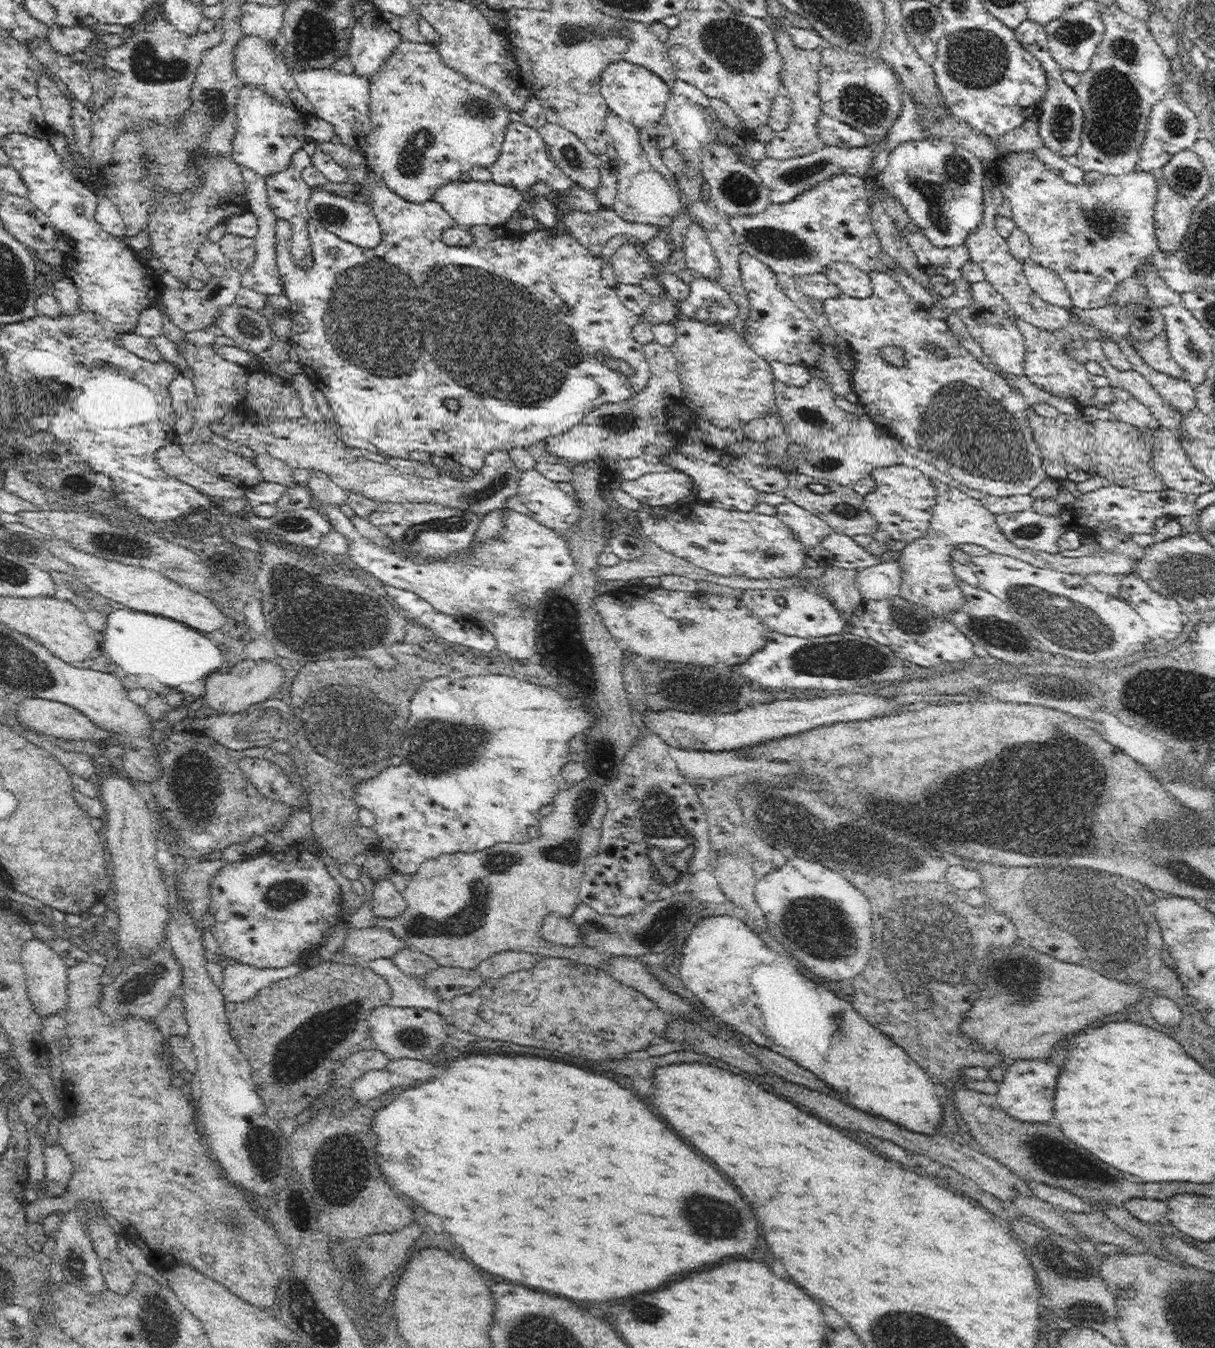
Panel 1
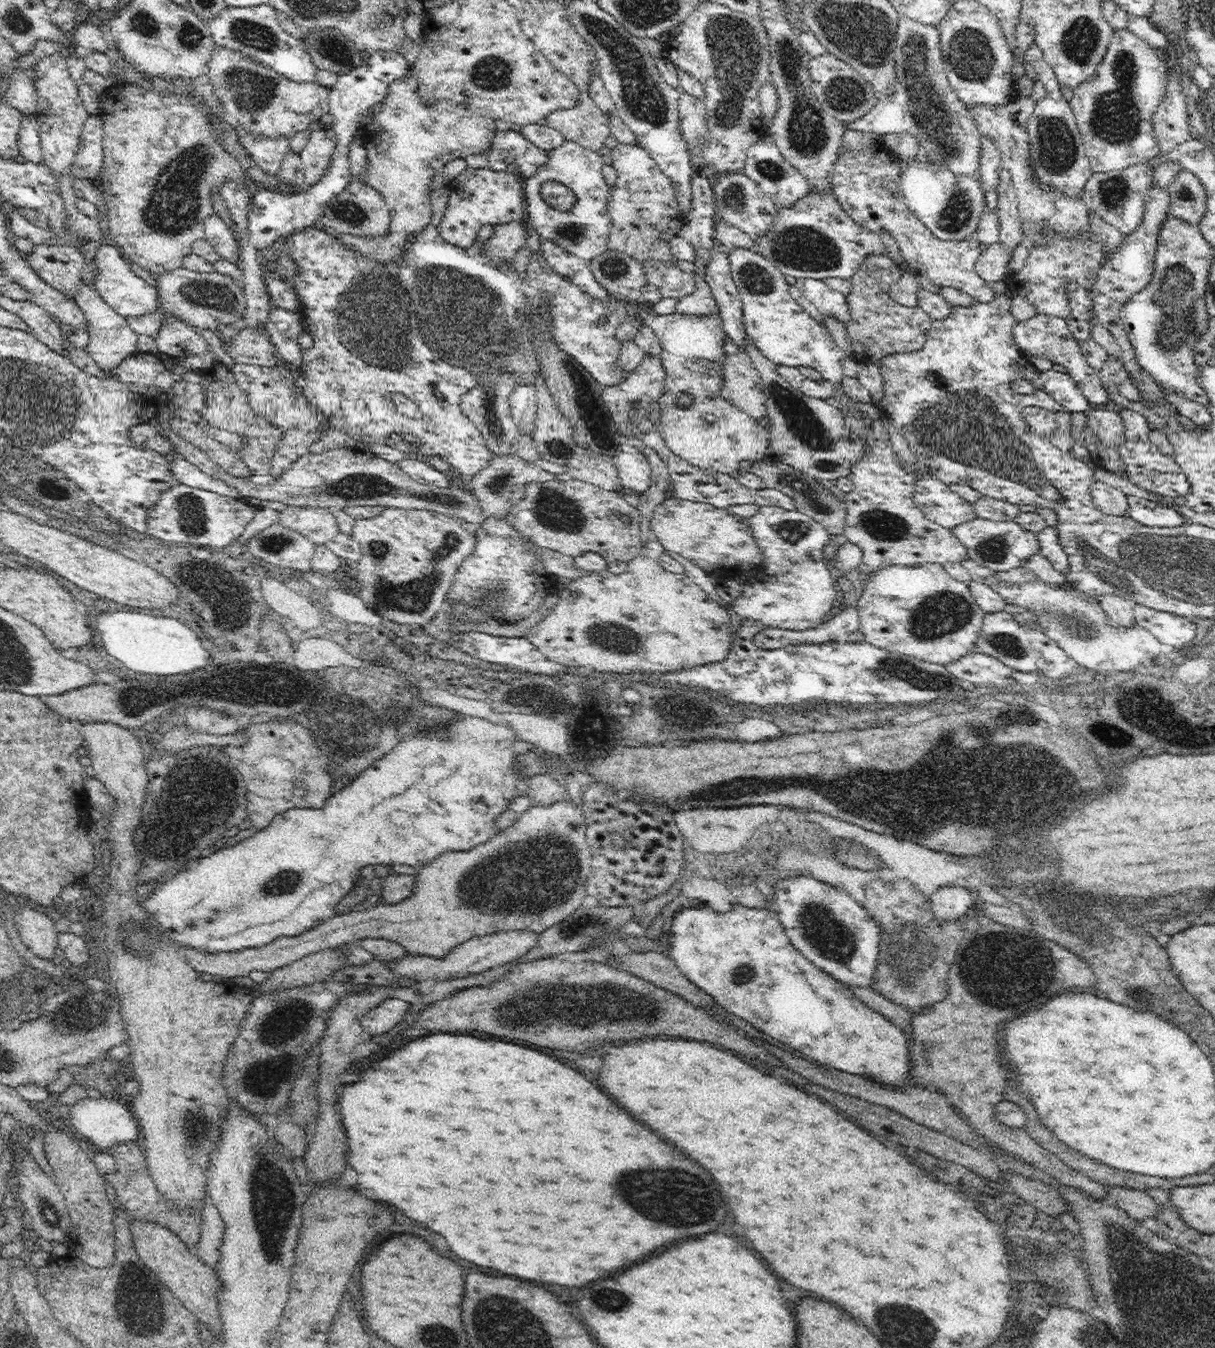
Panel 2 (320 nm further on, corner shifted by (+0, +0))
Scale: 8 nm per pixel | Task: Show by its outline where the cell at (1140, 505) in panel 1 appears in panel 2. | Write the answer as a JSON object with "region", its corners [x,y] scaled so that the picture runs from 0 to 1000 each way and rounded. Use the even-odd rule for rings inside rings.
{"region":[[[803,384],[784,394],[797,407],[798,415],[814,420],[820,424],[841,420],[844,415],[848,415],[852,411],[857,409],[856,395],[844,393],[840,388],[835,386],[820,386]]]}

